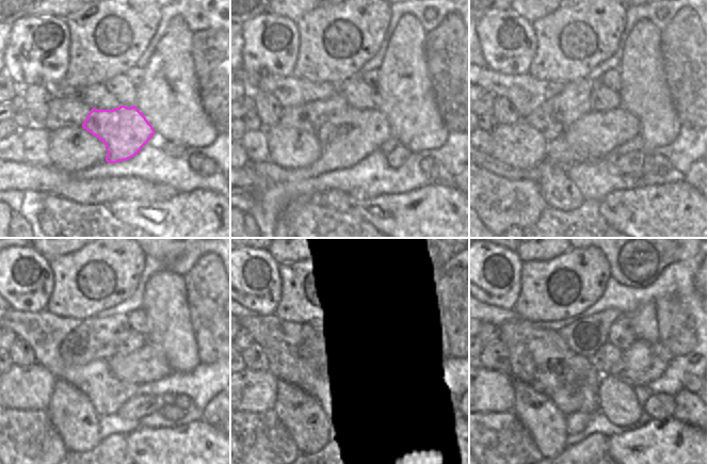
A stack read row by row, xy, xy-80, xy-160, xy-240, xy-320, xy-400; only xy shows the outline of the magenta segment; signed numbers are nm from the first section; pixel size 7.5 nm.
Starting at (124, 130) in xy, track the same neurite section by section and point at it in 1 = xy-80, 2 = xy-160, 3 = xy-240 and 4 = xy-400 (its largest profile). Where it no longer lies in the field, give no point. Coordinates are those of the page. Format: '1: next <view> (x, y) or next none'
1: next xy-80 (347, 138)
2: next xy-160 (596, 134)
3: next xy-240 (148, 364)
4: next xy-400 (642, 363)

